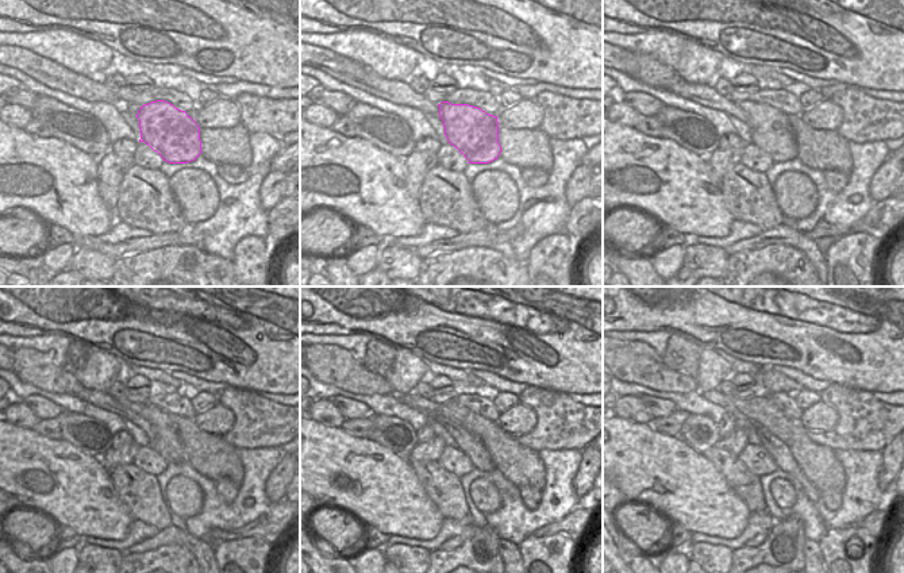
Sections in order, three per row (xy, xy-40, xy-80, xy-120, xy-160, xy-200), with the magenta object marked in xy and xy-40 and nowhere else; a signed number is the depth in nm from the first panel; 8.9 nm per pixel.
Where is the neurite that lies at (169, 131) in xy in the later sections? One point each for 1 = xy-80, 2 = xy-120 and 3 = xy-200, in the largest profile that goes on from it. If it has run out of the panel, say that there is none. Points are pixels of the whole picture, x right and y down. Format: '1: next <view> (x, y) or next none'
1: next xy-80 (772, 133)
2: next xy-120 (168, 443)
3: next xy-200 (714, 396)

